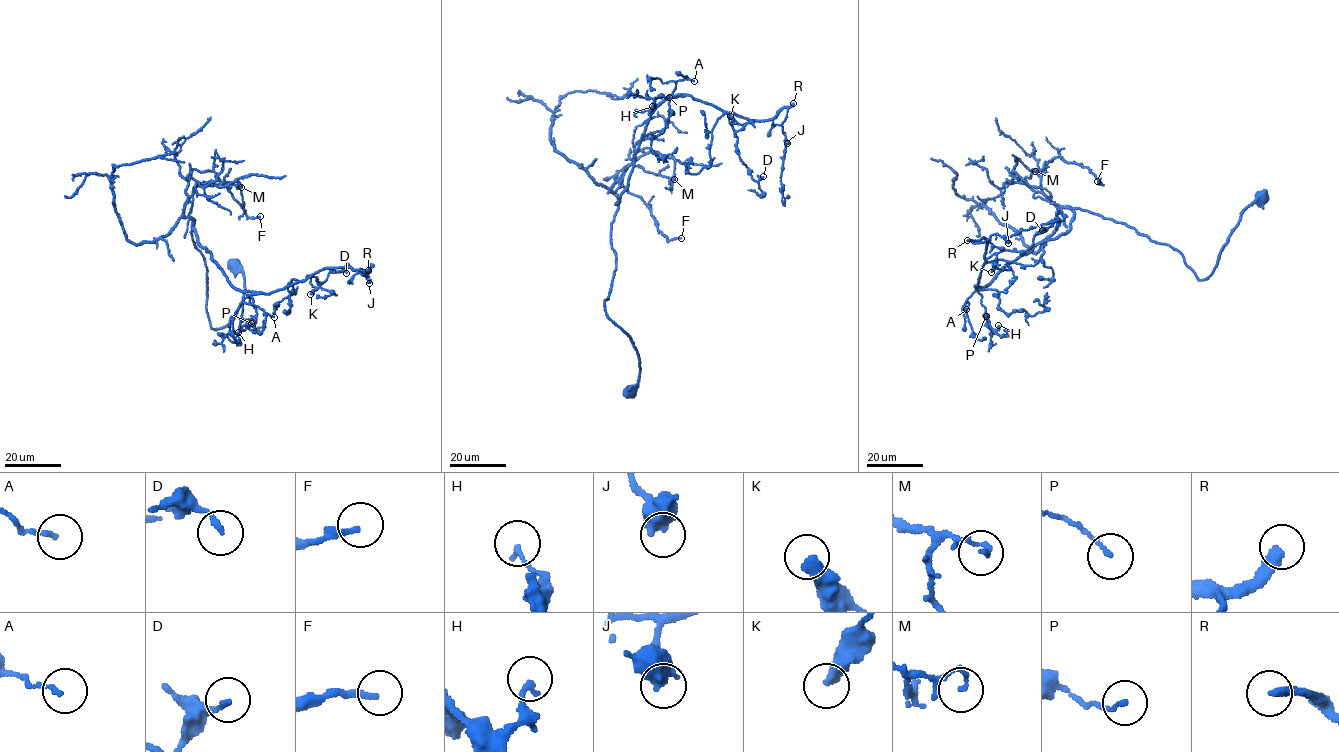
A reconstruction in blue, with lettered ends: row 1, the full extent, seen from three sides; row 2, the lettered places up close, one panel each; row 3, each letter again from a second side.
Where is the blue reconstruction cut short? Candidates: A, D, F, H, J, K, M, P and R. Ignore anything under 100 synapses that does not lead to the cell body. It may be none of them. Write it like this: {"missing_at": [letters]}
{"missing_at": ["R"]}

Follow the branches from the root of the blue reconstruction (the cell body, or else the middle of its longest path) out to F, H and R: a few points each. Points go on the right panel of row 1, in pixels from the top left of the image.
F: (1263, 196), (1200, 280), (1168, 245), (1060, 209), (1041, 175), (1059, 156), (1097, 181)
H: (1263, 196), (1200, 280), (1168, 245), (1074, 208), (1070, 229), (977, 287), (989, 326), (998, 325)
R: (1263, 196), (1203, 279), (1168, 245), (1078, 208), (1070, 229), (982, 287), (975, 285), (987, 242), (967, 240)

